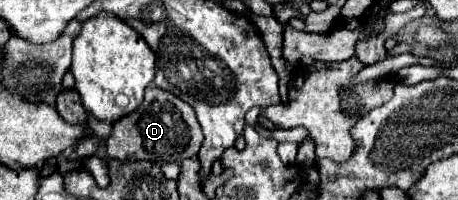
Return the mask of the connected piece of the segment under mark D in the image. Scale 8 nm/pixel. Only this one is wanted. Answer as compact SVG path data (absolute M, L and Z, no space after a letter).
M147 87L141 107L113 123L113 131L107 137L107 159L125 161L151 161L151 163L181 163L195 157L201 149L203 133L195 119L193 107L181 101L177 95Z

